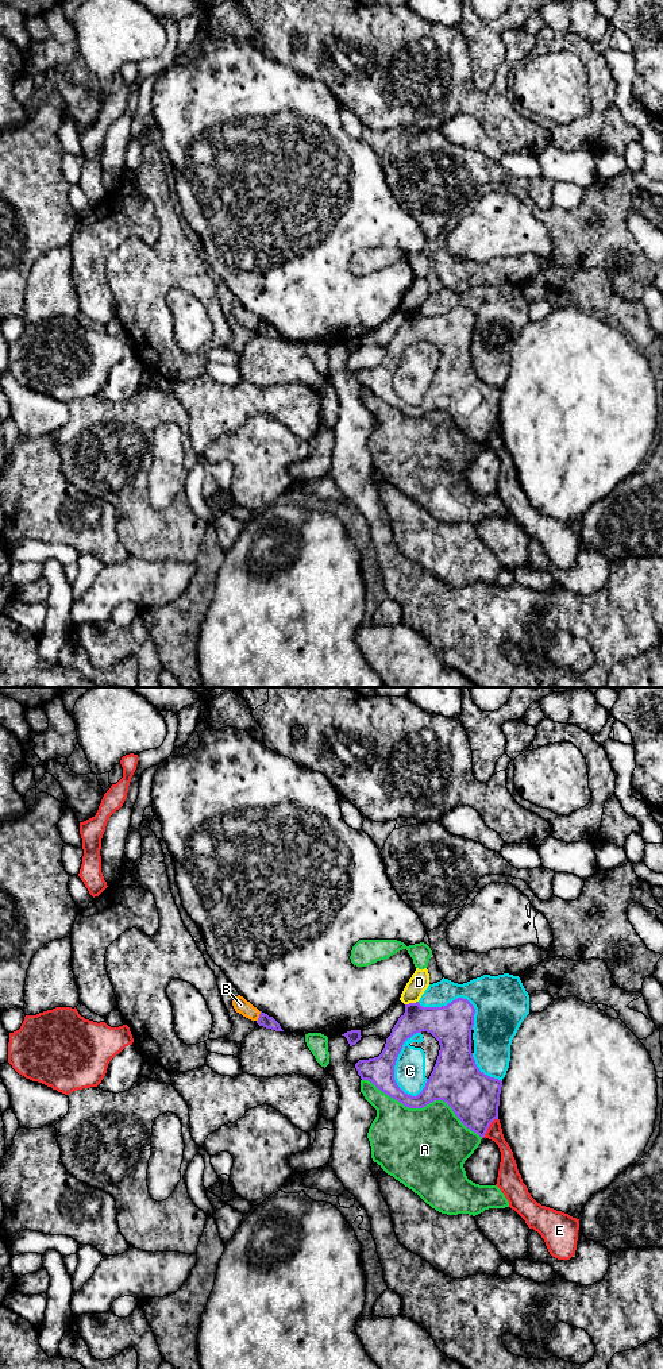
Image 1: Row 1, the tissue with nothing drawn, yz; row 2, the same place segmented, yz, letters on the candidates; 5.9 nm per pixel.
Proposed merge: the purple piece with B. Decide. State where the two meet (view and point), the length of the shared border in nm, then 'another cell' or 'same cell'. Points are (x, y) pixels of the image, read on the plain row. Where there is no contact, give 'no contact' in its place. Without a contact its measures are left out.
meets purple in yz at (259, 326); contact 70 nm long; another cell

